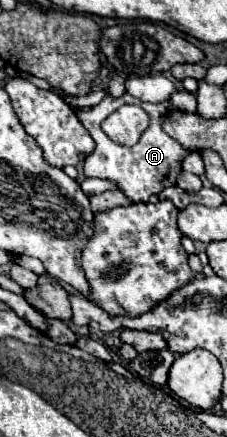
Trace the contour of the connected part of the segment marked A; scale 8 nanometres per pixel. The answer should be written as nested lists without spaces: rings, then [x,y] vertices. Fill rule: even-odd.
[[[110,94],[104,96],[104,100],[96,106],[92,106],[90,110],[82,110],[76,112],[76,116],[80,118],[80,122],[84,124],[84,128],[90,132],[90,136],[96,142],[96,148],[92,150],[92,154],[86,158],[84,162],[84,174],[88,178],[106,178],[118,184],[118,188],[132,200],[132,202],[148,202],[148,198],[152,194],[160,194],[162,188],[176,184],[176,176],[182,170],[180,162],[182,158],[188,154],[188,150],[184,150],[176,140],[172,140],[160,126],[160,116],[164,112],[172,110],[170,102],[162,102],[162,104],[148,104],[148,102],[140,102],[138,98],[132,98],[130,94],[124,94],[122,98],[112,98]],[[124,104],[134,104],[140,106],[142,110],[148,112],[150,116],[150,124],[148,128],[142,132],[140,140],[134,146],[122,146],[112,142],[106,132],[100,128],[100,124],[120,106]]]

